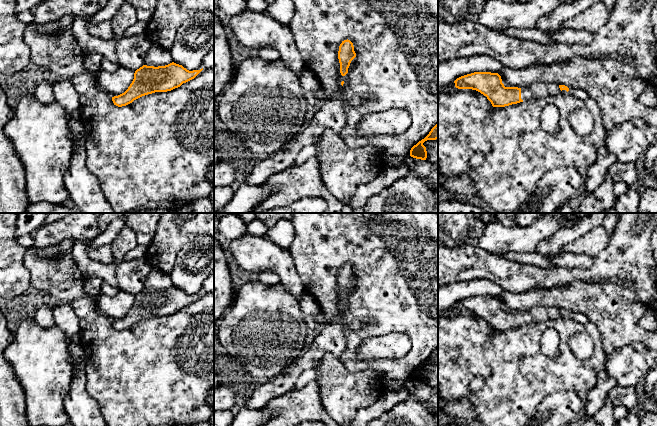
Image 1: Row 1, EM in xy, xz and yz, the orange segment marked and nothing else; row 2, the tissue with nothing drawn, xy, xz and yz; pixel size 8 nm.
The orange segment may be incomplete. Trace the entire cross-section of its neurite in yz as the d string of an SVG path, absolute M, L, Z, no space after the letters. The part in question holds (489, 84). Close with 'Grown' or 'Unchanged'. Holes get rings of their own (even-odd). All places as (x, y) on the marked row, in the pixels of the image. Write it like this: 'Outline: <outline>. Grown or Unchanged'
Outline: M474 72L457 78L455 87L472 89L480 92L491 102L493 107L505 107L533 98L553 96L559 93L569 95L569 88L554 83L535 83L523 89L505 87L498 73Z. Grown

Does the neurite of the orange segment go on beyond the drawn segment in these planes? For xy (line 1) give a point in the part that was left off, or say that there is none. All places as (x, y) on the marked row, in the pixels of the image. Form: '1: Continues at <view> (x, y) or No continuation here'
1: No continuation here

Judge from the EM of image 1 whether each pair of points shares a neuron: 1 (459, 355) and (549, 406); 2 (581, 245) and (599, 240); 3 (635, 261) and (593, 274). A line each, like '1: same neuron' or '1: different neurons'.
1: different neurons
2: same neuron
3: same neuron

